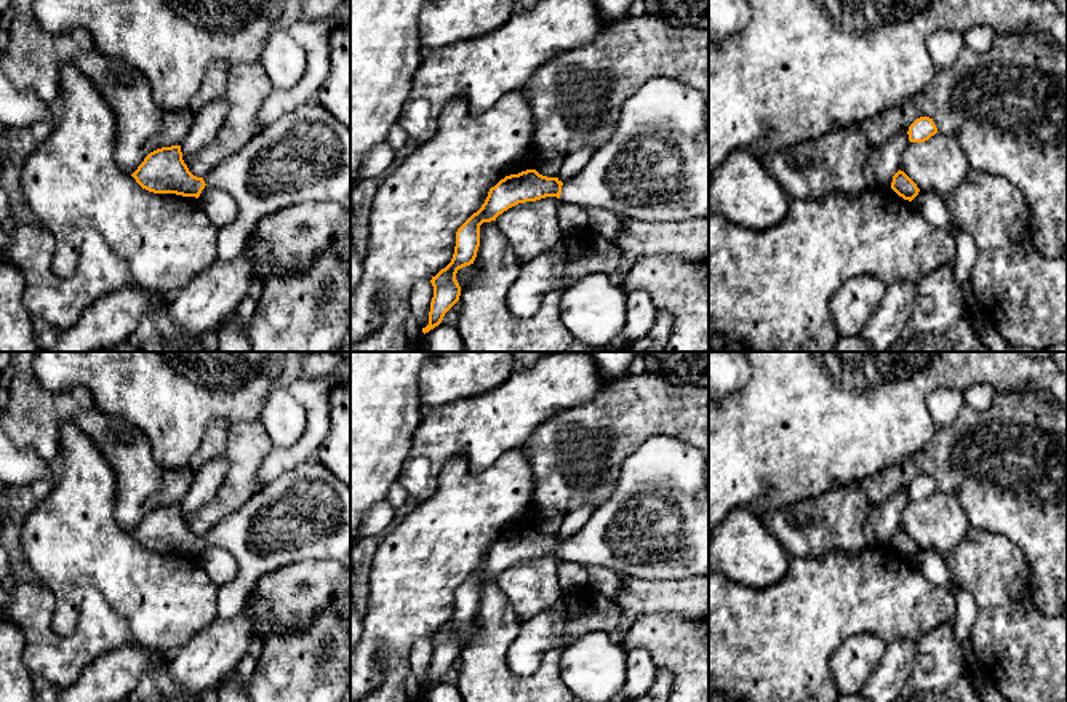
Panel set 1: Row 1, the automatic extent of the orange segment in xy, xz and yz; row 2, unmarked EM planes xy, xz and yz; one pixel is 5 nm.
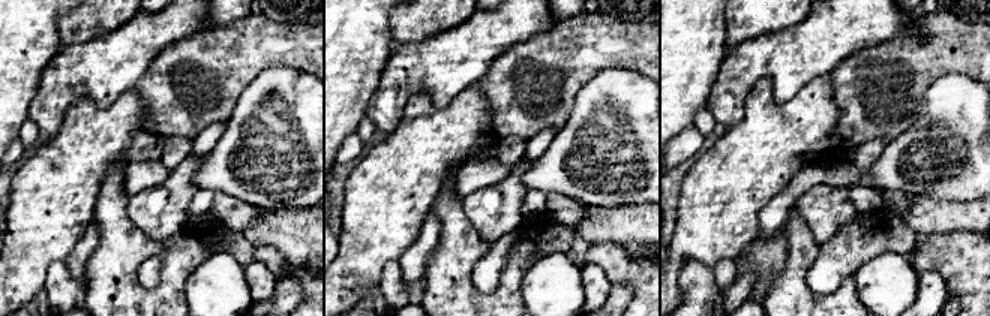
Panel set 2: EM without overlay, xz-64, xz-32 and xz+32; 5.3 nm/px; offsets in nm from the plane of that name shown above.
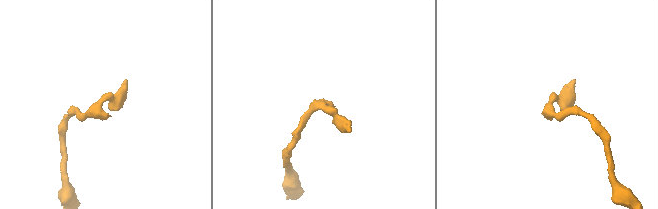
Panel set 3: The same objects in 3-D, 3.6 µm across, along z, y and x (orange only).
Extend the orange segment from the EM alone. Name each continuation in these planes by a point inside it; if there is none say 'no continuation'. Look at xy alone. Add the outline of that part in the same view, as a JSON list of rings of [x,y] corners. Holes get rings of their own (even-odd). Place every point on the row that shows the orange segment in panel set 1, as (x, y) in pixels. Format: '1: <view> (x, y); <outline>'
1: xy (304, 155); [[[317,99],[309,101],[256,133],[203,181],[229,193],[238,206],[235,219],[218,233],[218,261],[234,261],[242,256],[253,229],[269,214],[307,201],[334,201],[350,209],[350,128]]]

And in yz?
no continuation

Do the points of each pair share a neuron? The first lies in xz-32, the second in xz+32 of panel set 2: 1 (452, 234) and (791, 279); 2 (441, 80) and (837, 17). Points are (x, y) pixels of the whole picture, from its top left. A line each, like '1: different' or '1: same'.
1: same
2: same

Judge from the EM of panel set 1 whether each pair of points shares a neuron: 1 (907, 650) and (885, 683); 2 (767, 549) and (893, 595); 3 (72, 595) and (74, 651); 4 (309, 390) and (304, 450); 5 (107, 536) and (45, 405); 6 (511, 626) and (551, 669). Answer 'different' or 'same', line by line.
1: same
2: different
3: different
4: same
5: different
6: same

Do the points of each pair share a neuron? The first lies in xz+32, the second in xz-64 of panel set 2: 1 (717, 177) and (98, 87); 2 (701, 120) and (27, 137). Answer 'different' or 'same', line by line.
1: different
2: same

